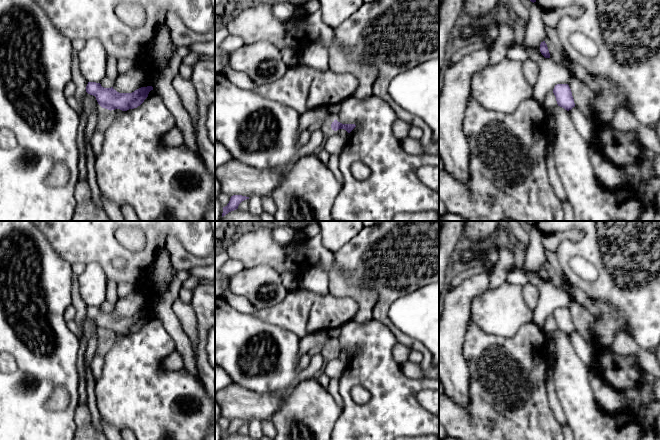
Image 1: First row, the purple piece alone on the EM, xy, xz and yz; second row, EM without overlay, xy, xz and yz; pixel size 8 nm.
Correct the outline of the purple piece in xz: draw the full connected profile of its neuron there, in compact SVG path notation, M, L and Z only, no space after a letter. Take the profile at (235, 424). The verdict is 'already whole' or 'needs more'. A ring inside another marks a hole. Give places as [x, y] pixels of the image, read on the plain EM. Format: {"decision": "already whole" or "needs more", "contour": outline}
{"decision": "already whole", "contour": "M242 419L231 420L229 427L225 431L223 431L222 440L225 440L229 436L238 433L239 428L246 423L249 423L249 421L242 420Z"}

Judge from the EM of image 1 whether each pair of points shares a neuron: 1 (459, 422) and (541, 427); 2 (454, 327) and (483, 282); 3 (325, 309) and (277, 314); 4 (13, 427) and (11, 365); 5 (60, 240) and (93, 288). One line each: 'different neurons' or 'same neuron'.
1: same neuron
2: same neuron
3: same neuron
4: different neurons
5: different neurons

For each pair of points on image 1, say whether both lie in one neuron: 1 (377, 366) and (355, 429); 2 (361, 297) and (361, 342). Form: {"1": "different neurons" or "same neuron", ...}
{"1": "same neuron", "2": "different neurons"}

